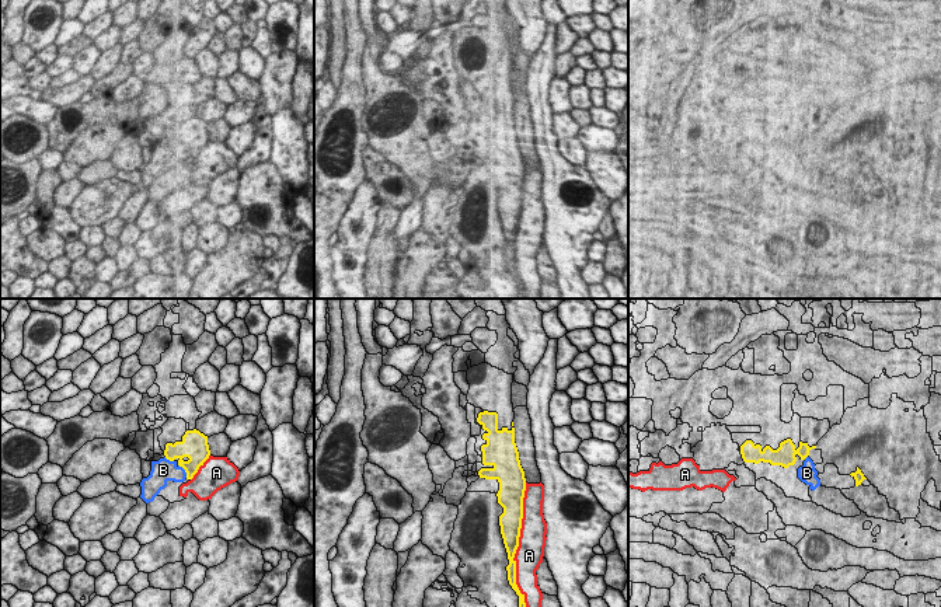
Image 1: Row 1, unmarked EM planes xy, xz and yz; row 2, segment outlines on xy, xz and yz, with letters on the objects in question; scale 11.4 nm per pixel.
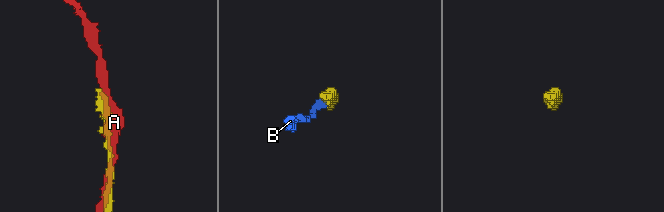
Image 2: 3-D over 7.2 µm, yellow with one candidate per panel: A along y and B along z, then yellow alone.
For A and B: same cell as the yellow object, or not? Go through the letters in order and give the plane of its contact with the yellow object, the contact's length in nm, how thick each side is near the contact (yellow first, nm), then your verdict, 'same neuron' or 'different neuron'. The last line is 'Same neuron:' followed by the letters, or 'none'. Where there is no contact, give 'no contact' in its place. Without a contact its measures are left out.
A: contact in xz; length 1500 nm; calibres 240 and 320 nm; different neuron
B: contact in xy; length 190 nm; calibres 240 and 260 nm; different neuron
Same neuron: none

